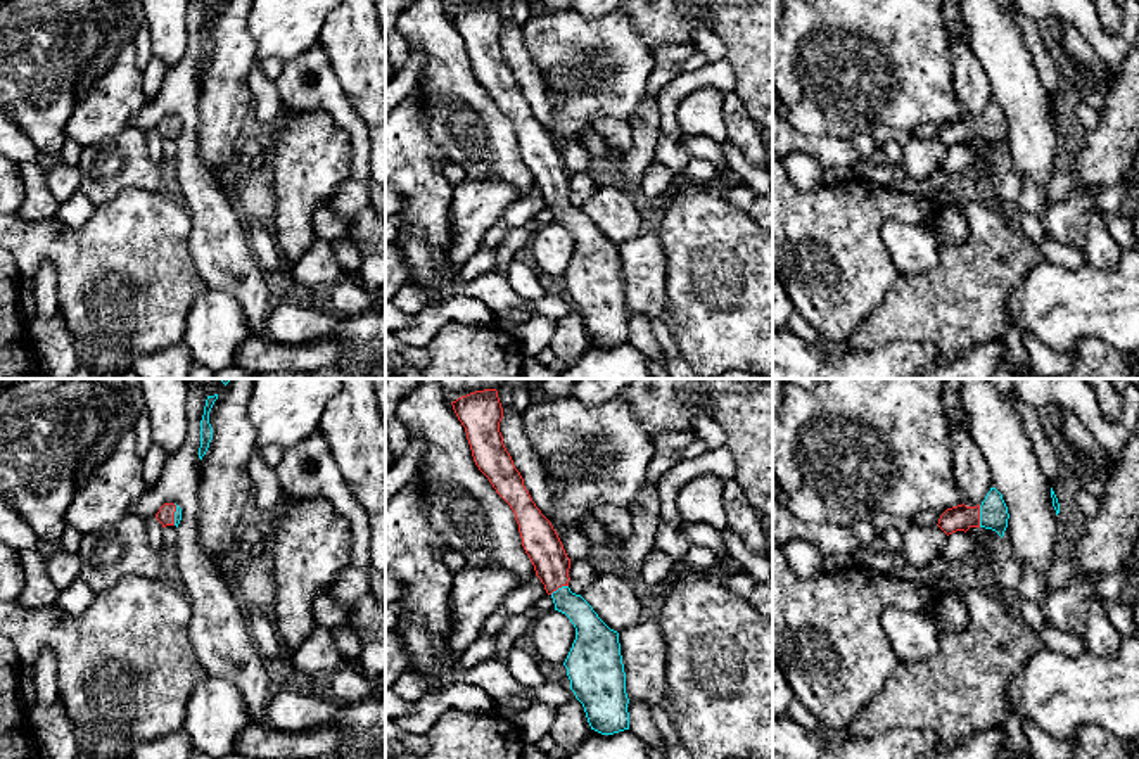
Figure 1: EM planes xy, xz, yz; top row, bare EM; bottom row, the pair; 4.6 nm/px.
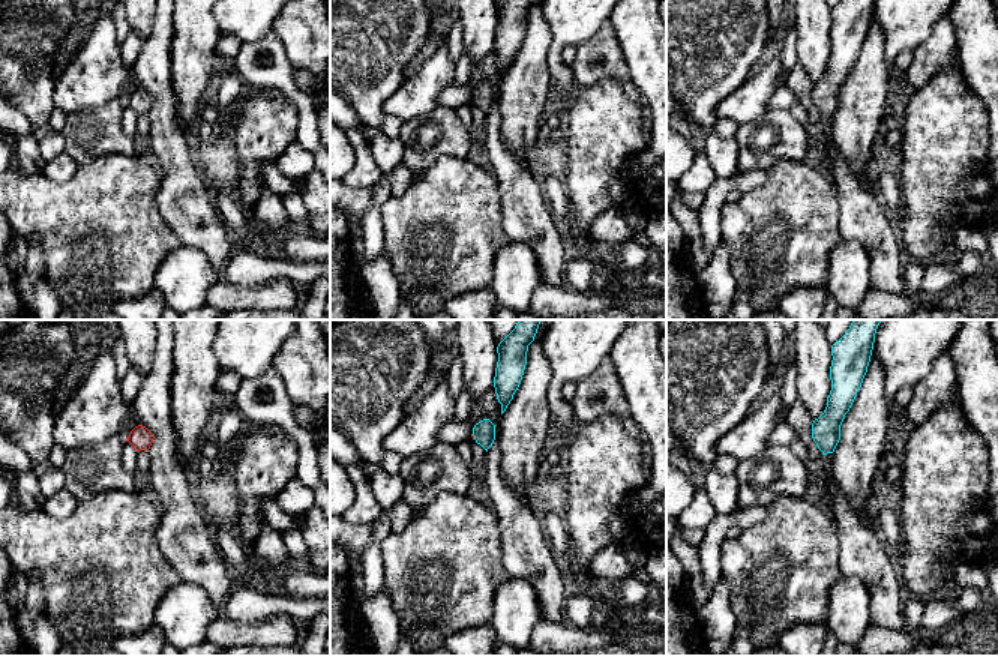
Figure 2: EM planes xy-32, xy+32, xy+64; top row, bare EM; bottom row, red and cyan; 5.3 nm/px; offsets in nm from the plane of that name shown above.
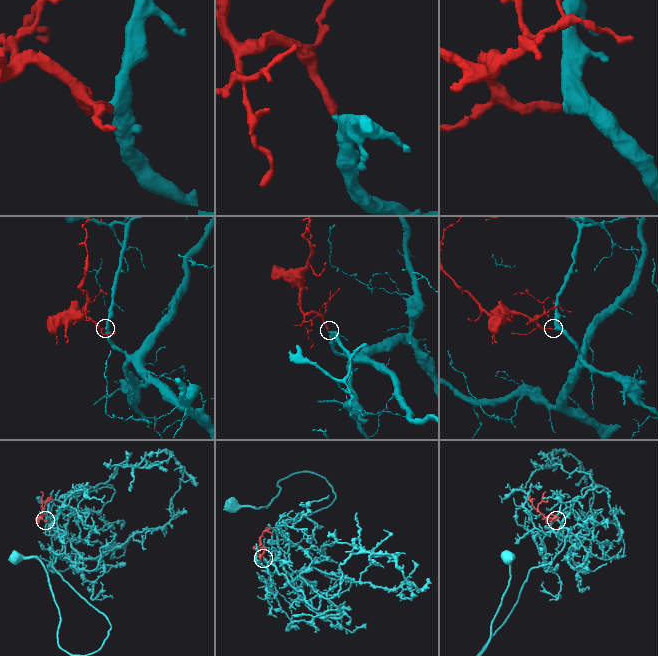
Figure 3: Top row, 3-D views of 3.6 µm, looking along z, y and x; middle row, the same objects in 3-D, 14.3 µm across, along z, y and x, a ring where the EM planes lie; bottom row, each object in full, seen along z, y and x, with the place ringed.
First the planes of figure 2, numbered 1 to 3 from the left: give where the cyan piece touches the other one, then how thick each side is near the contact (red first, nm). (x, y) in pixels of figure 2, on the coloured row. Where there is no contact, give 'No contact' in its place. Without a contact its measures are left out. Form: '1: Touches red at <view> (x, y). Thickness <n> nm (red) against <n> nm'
1: No contact
2: Touches red at xy+32 (473, 437). Thickness 20 nm (red) against 120 nm
3: No contact

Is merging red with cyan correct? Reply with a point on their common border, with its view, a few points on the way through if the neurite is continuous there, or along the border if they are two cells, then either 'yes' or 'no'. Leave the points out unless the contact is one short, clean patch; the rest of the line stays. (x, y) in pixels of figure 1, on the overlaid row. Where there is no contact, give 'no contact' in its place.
meets red in yz at (979, 516); runs through yz (961, 517), (979, 516), (994, 516); yes

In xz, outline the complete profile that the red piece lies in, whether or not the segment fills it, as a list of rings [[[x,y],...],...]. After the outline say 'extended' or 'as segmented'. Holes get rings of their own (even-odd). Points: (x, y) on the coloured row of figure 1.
[[[475,391],[451,405],[465,427],[475,465],[513,510],[522,546],[553,598],[555,610],[565,614],[576,628],[576,640],[563,666],[591,730],[601,735],[629,730],[619,633],[610,629],[581,595],[570,591],[570,558],[551,522],[532,501],[503,444],[498,391]]] | extended

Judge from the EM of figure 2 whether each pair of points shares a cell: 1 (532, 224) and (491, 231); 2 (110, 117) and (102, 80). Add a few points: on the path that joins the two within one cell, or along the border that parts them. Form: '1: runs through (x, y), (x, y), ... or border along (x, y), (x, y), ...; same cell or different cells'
1: border along (498, 194), (503, 231), (509, 240); different cells
2: border along (116, 95), (95, 107), (72, 111); different cells

